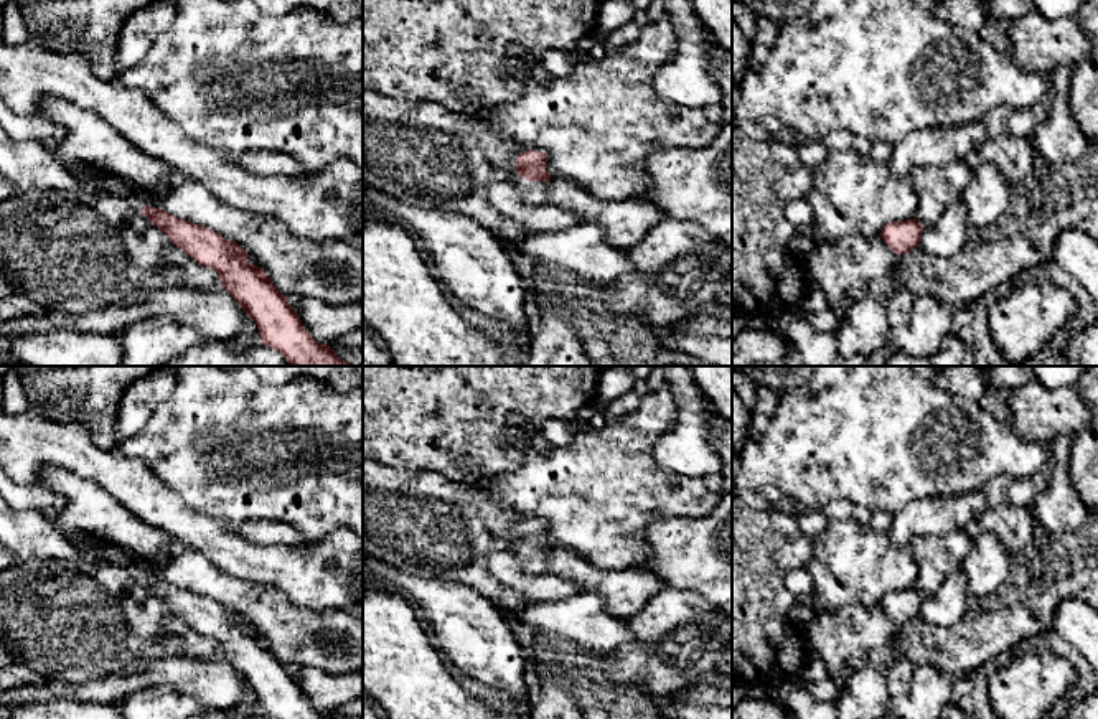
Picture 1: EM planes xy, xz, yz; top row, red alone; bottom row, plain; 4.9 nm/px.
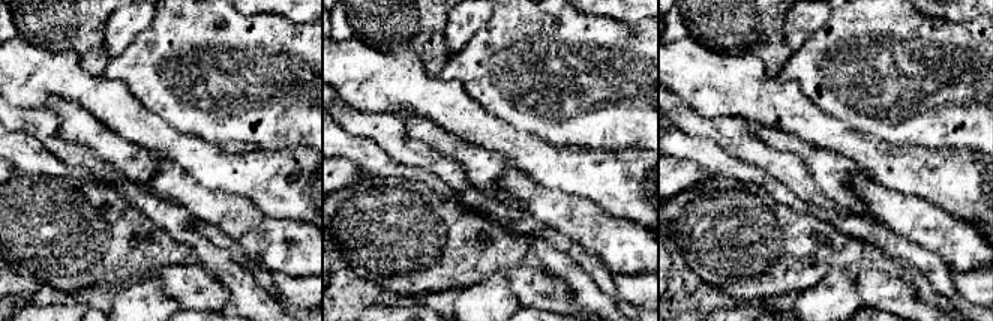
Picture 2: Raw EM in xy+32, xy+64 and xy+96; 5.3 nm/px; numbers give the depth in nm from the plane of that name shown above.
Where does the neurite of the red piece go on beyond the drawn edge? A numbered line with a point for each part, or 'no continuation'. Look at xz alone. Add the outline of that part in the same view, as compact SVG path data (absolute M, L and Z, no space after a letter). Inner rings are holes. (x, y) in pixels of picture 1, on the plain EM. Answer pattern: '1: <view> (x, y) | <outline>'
1: xz (536, 561) | M519 547L516 554L519 562L531 572L542 572L547 569L547 554L544 551Z

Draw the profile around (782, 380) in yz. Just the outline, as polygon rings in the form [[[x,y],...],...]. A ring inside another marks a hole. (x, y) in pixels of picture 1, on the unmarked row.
[[[734,366],[757,386],[765,386],[780,396],[805,386],[816,366]]]

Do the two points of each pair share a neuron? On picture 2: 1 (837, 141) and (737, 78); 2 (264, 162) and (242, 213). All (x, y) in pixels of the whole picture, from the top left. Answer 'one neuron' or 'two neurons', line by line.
1: one neuron
2: two neurons

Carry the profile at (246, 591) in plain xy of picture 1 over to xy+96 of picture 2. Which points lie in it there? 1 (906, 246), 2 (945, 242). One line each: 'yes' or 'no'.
1: no
2: yes

